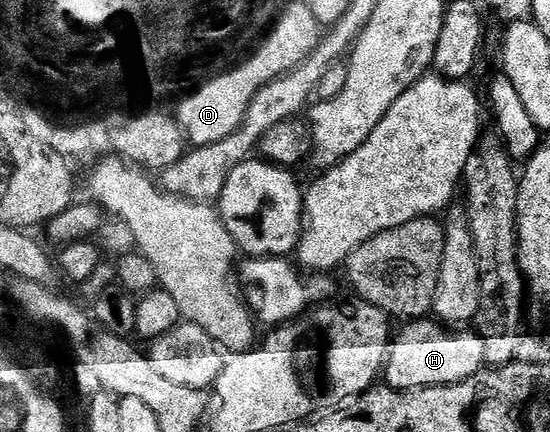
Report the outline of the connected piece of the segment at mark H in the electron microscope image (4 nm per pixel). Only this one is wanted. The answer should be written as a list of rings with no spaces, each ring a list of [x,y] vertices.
[[[409,321],[405,325],[408,327],[397,338],[395,335],[394,341],[389,345],[388,360],[384,364],[382,378],[390,388],[413,390],[427,386],[449,386],[472,378],[485,369],[484,342],[479,333],[468,328],[449,332],[439,321],[428,321]]]

